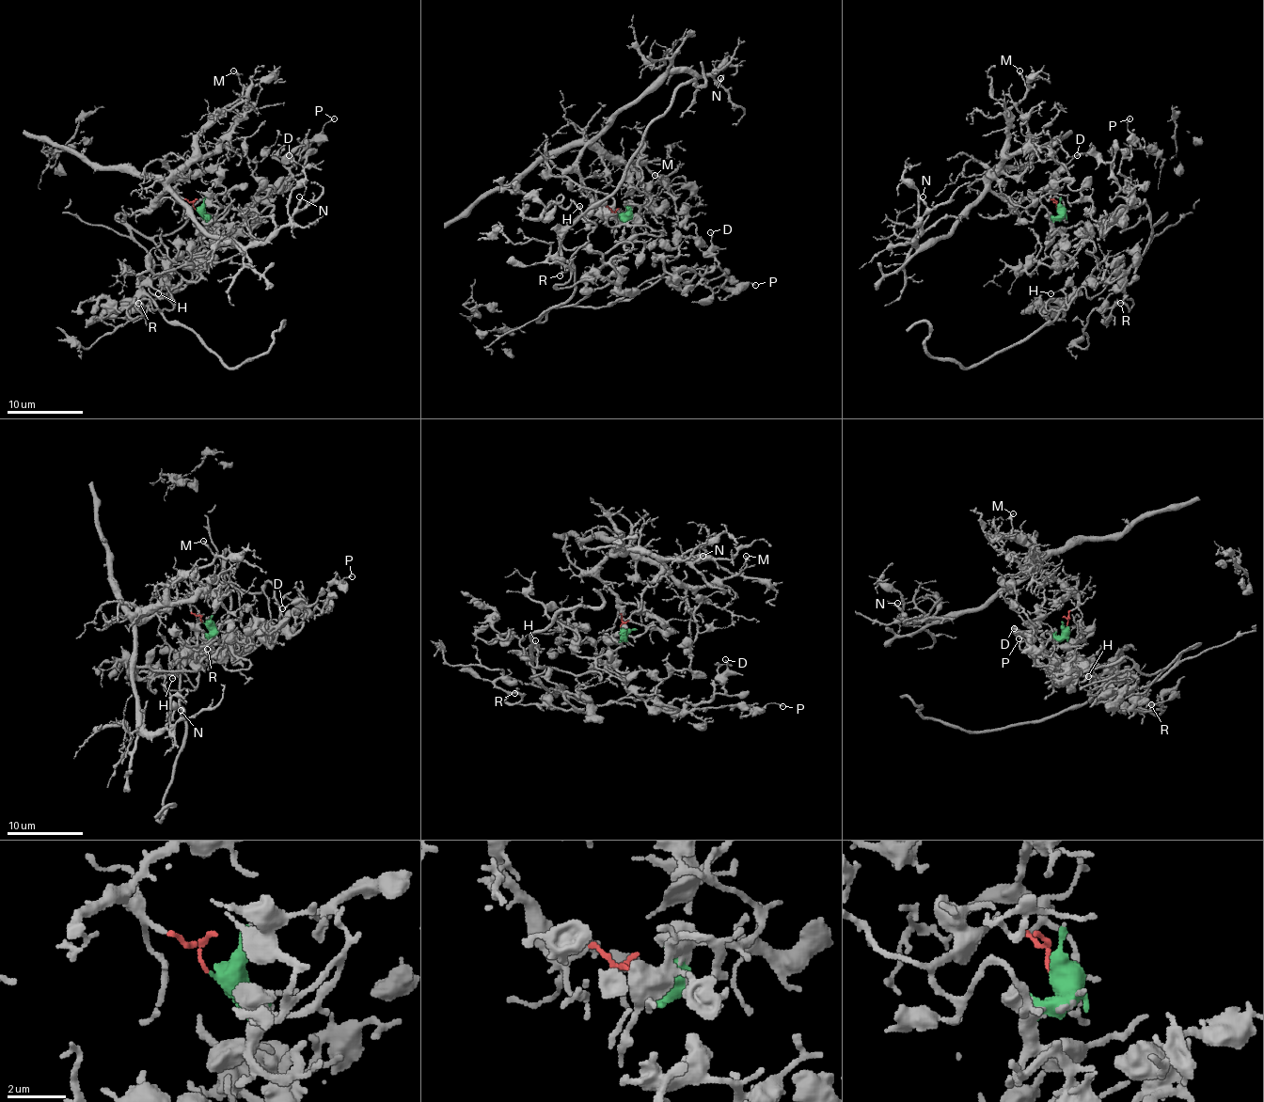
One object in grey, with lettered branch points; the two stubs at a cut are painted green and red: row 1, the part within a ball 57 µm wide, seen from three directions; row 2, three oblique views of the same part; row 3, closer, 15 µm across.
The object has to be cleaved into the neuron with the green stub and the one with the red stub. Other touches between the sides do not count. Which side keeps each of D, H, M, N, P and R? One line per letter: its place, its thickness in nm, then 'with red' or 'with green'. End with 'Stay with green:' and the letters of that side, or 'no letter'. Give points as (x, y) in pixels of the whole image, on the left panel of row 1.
D: at (289, 155); 130 nm thick; with green
H: at (158, 293); 100 nm thick; with green
M: at (233, 70); 130 nm thick; with red
N: at (299, 196); 130 nm thick; with red
P: at (334, 118); 130 nm thick; with green
R: at (138, 303); 150 nm thick; with green
Stay with green: D, H, P, R

